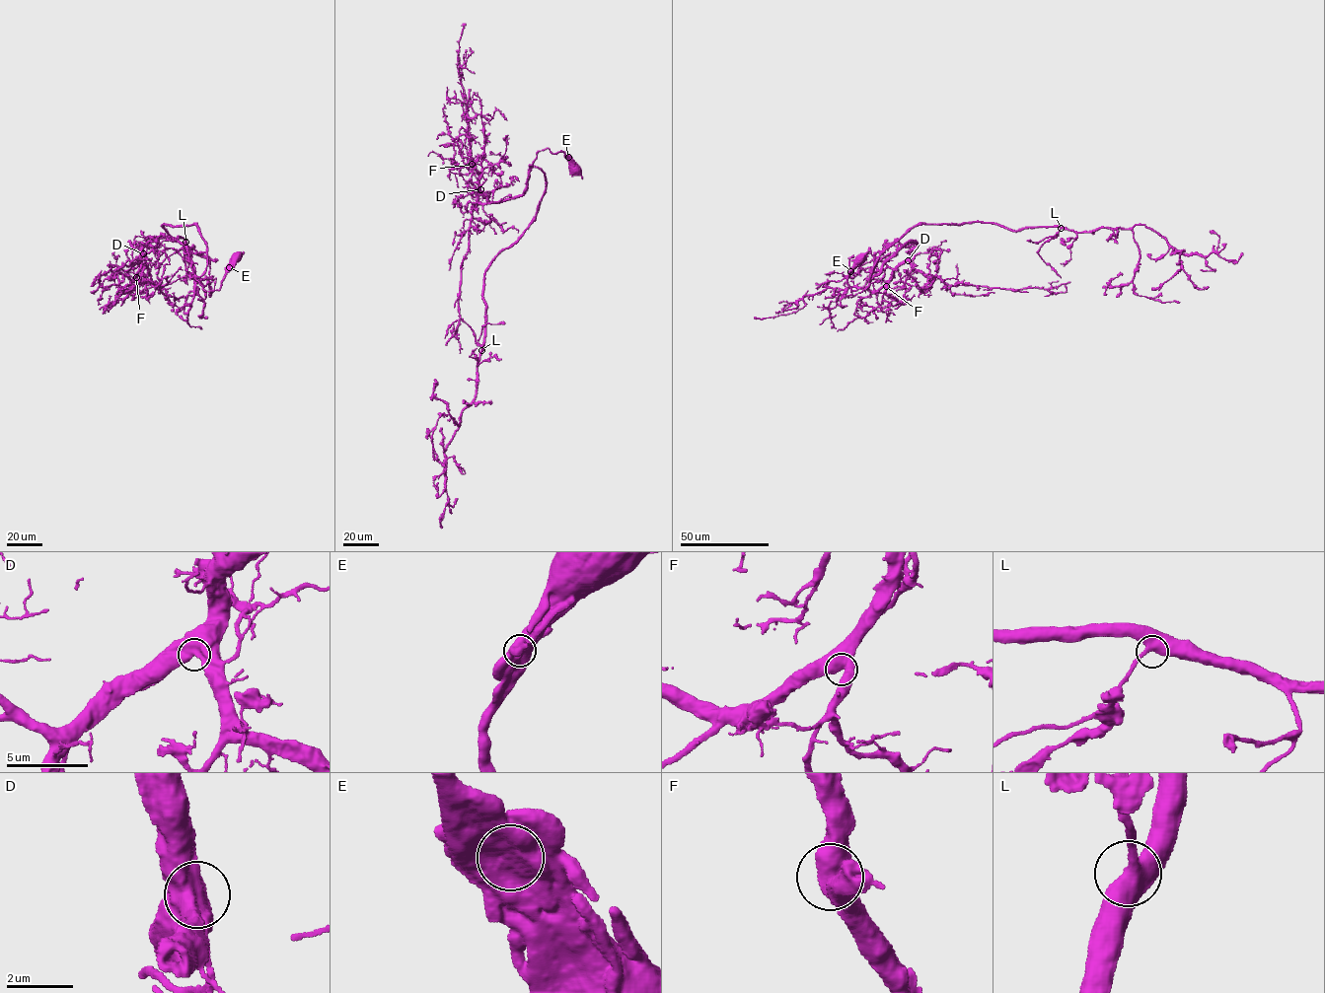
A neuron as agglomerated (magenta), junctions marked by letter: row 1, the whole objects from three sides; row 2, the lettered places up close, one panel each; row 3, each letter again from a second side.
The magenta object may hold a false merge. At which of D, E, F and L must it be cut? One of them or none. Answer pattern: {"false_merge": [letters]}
{"false_merge": []}

